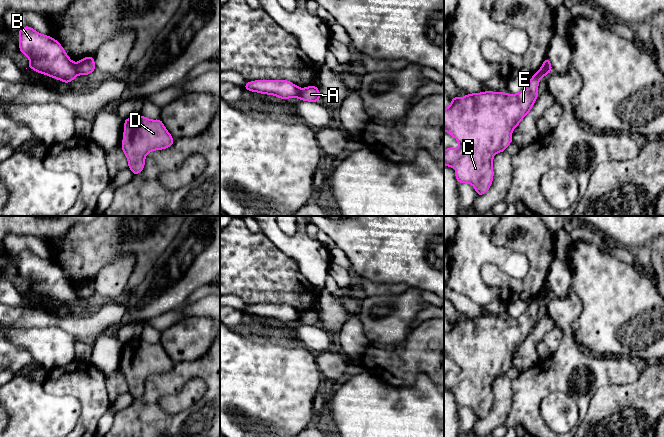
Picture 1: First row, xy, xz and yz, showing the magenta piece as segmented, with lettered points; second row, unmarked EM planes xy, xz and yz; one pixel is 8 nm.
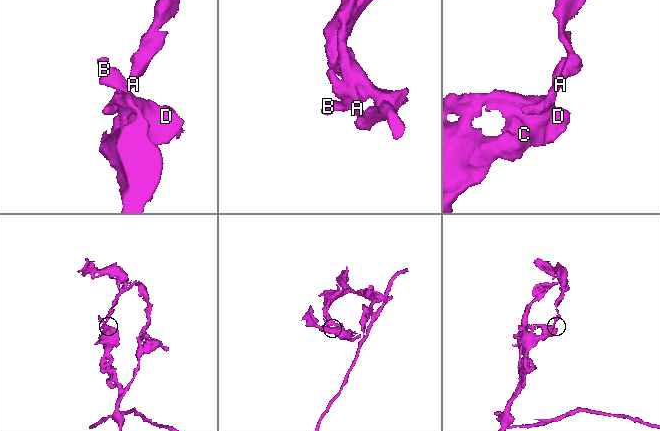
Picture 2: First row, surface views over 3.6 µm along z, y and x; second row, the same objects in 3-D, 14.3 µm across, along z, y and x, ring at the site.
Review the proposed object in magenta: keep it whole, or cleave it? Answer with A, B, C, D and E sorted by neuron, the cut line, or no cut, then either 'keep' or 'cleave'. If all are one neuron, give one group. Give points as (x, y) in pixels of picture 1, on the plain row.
groups A / B C D E; cut xy (75, 288), (79, 297); cleave

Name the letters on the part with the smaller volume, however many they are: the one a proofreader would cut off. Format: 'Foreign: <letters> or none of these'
Foreign: A

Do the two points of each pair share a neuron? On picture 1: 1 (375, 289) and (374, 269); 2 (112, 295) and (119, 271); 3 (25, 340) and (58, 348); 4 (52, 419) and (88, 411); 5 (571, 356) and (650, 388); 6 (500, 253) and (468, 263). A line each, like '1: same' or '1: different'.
1: different
2: same
3: same
4: different
5: different
6: same

